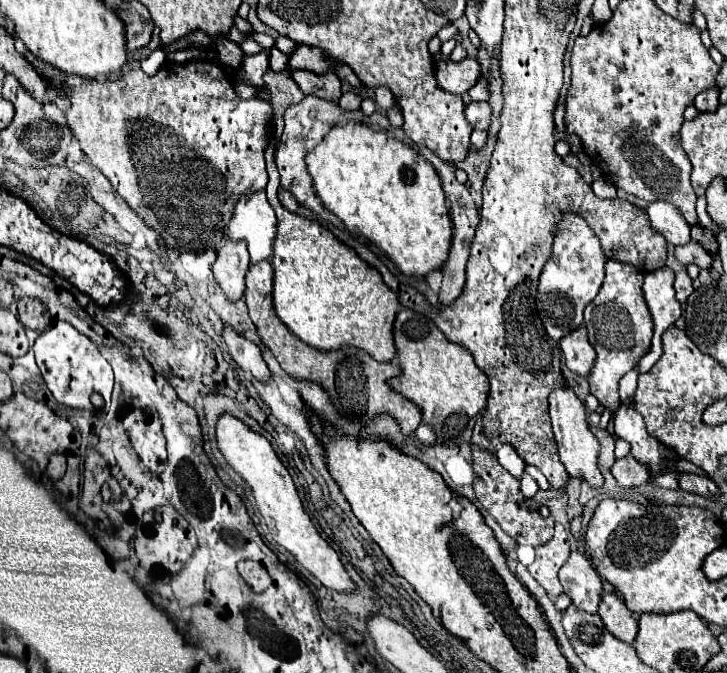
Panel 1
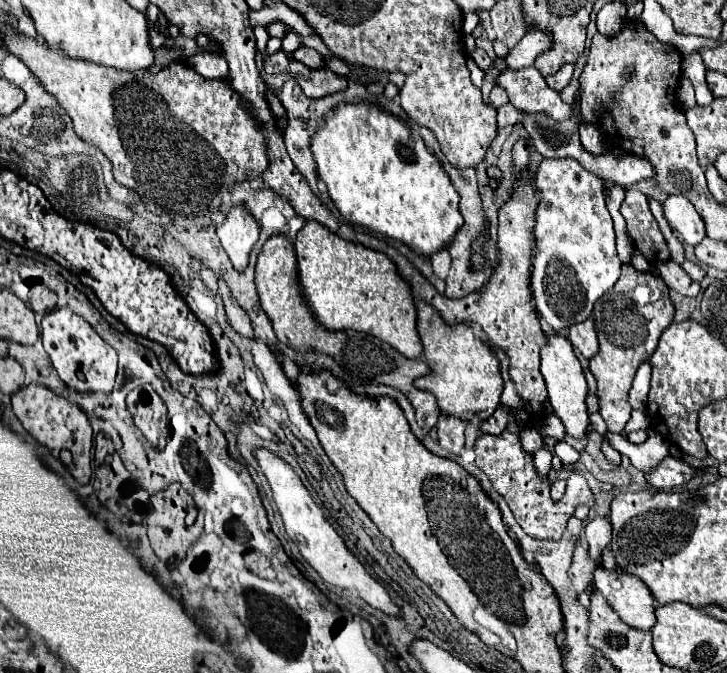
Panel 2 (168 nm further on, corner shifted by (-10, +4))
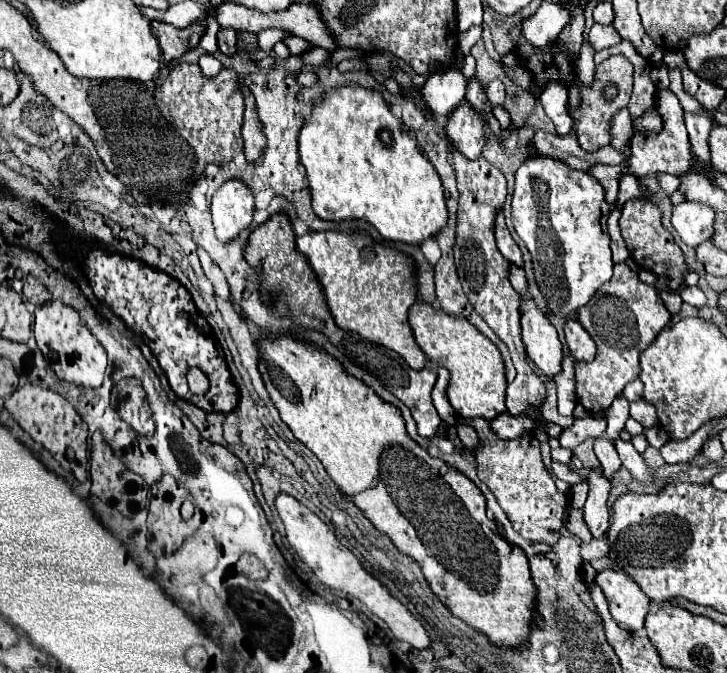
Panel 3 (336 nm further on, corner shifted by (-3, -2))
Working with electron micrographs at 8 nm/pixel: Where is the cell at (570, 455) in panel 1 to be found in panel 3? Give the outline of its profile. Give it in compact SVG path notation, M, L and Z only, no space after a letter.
M512 265L510 283L520 295L520 331L526 353L536 367L540 367L548 377L554 377L560 373L562 365L562 345L558 341L558 333L548 321L546 313L542 313L536 301L530 297L524 269Z

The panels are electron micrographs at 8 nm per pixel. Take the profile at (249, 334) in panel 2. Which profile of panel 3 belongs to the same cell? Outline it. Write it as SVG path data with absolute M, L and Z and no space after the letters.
M198 247L198 257L200 257L200 263L202 263L202 269L204 269L206 277L208 277L208 279L212 281L212 285L214 285L216 295L218 295L218 297L222 297L222 299L230 299L228 283L226 283L224 273L220 271L220 267L210 259L210 255L208 255L202 247Z

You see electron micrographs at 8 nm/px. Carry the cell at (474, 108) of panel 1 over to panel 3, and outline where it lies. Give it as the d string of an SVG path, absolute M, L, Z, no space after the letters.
M494 79L488 83L488 99L492 105L502 105L504 103L504 97L506 97L506 89L504 89L504 83Z

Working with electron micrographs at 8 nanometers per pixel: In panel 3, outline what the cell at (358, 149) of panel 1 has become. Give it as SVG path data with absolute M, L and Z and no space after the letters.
M356 83L326 91L322 101L314 105L312 117L300 129L298 155L306 169L314 213L320 219L366 219L384 239L412 245L420 245L424 239L436 235L448 221L440 175L422 155L416 139L404 131L402 121L392 115L378 91L364 89Z

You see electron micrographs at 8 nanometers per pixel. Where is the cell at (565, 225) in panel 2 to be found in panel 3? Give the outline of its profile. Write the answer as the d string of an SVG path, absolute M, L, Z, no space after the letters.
M528 157L516 171L516 189L512 195L512 223L518 237L526 243L538 287L548 299L550 309L562 317L574 317L576 311L586 305L596 289L612 277L612 251L610 235L606 229L610 205L604 199L602 185L588 177L584 171L576 171L566 163L552 157Z

